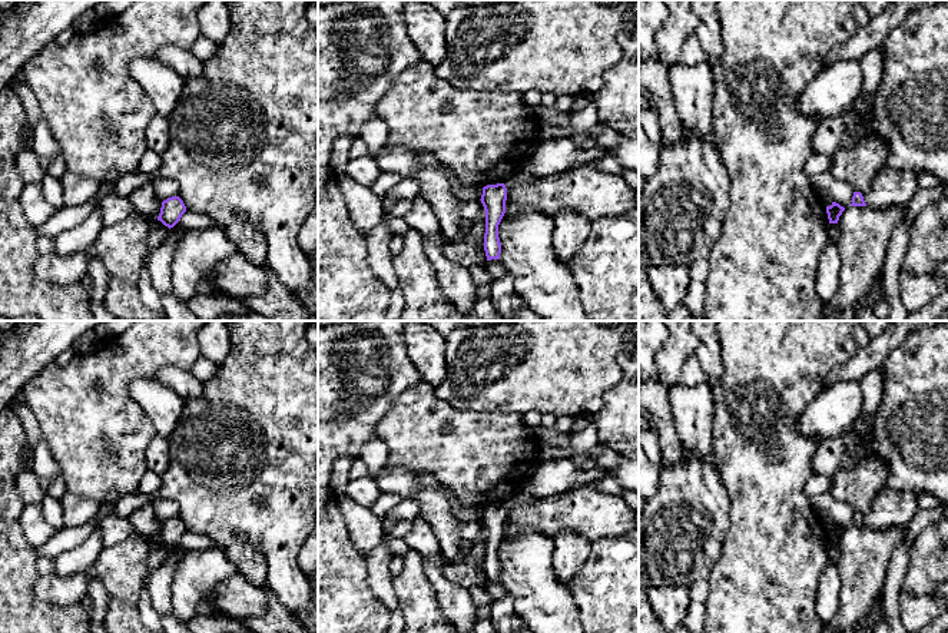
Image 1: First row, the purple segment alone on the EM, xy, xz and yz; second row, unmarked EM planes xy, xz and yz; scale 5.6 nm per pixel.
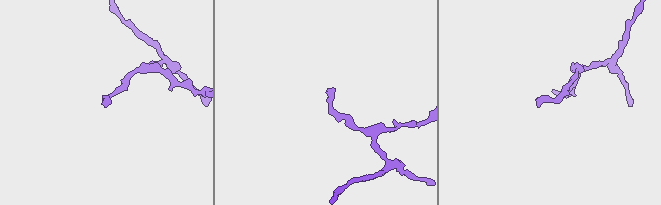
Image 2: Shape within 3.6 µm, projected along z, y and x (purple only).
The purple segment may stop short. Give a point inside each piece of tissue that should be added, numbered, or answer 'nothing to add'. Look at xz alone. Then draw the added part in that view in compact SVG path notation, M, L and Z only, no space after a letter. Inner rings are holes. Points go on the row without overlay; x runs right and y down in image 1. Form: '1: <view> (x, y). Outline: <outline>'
nothing to add

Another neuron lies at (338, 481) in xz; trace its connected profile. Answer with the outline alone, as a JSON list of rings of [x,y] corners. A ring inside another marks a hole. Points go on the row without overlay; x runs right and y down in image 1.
[[[342,455],[334,463],[329,485],[337,497],[345,493],[349,483],[348,471],[355,460],[352,455]]]

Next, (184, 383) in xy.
[[[165,367],[155,378],[158,382],[173,390],[183,400],[198,397],[203,391],[203,384],[192,374],[192,371],[179,367]]]

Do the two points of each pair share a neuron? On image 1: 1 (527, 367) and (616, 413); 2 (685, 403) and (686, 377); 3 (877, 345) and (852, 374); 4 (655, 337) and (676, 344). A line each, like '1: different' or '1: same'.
1: different
2: different
3: same
4: different

